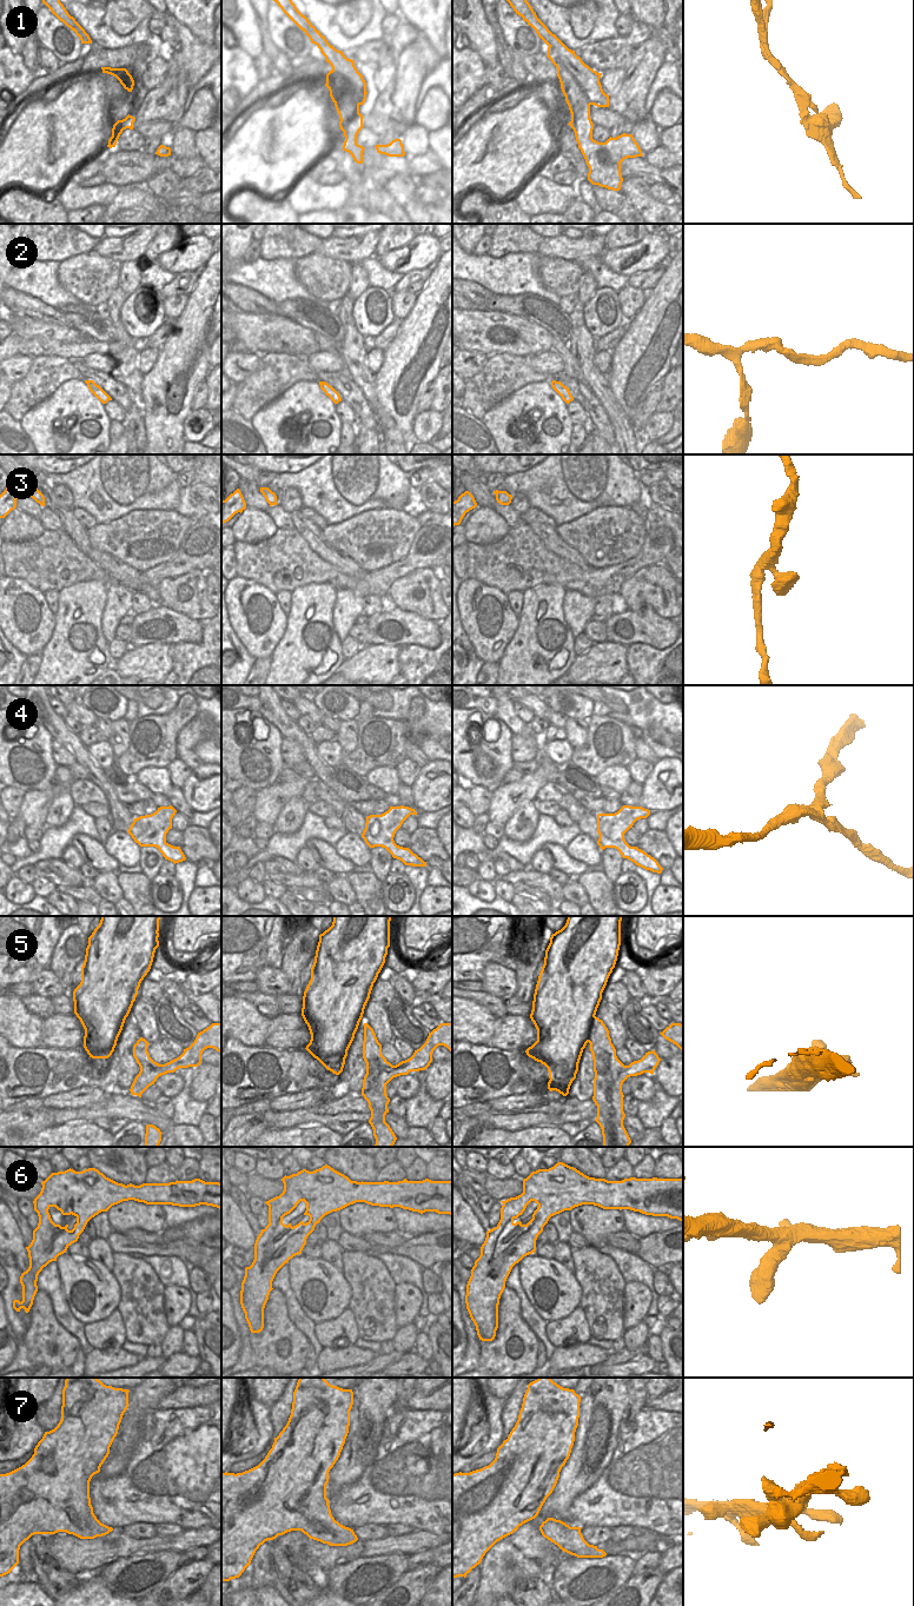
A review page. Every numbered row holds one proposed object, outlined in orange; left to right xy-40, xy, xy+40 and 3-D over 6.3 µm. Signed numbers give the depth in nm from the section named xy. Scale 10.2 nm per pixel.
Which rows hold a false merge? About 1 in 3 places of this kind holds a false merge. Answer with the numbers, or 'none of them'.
1

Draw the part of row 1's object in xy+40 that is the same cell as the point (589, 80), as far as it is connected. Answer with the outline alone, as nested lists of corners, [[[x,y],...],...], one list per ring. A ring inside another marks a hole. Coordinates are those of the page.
[[[506,0],[514,8],[516,14],[523,18],[535,31],[543,35],[549,46],[556,51],[565,68],[574,75],[576,81],[584,91],[591,105],[597,107],[609,107],[609,95],[602,89],[600,78],[602,73],[597,73],[585,65],[575,51],[569,49],[548,27],[537,18],[532,7],[526,0]]]

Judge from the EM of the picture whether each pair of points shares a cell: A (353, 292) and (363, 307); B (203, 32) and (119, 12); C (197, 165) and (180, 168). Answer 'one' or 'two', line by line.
A: two
B: two
C: one

